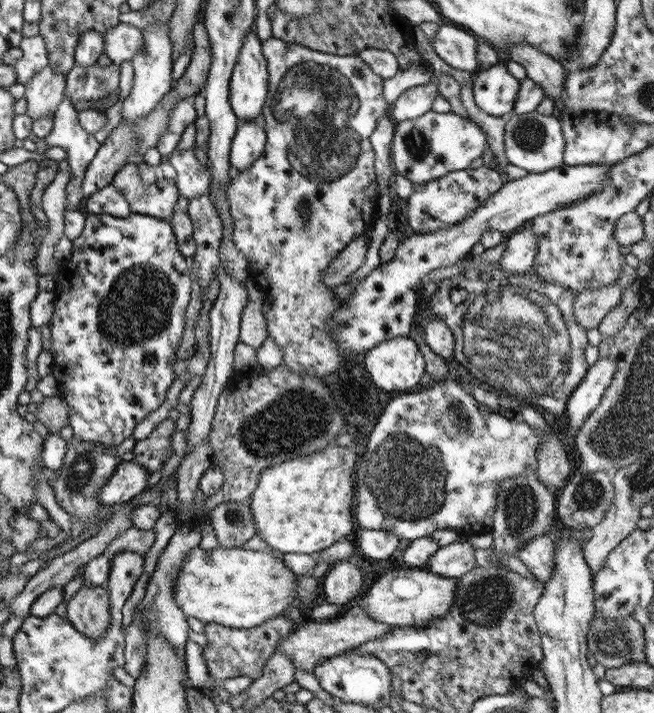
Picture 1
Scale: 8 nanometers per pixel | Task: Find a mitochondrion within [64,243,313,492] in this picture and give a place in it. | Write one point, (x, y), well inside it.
(138, 307)

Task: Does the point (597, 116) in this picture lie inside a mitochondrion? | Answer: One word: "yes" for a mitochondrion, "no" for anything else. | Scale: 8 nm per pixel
no

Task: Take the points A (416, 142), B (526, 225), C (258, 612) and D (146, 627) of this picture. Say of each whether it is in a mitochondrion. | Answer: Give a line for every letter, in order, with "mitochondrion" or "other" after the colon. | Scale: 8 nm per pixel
A: mitochondrion
B: other
C: other
D: other

